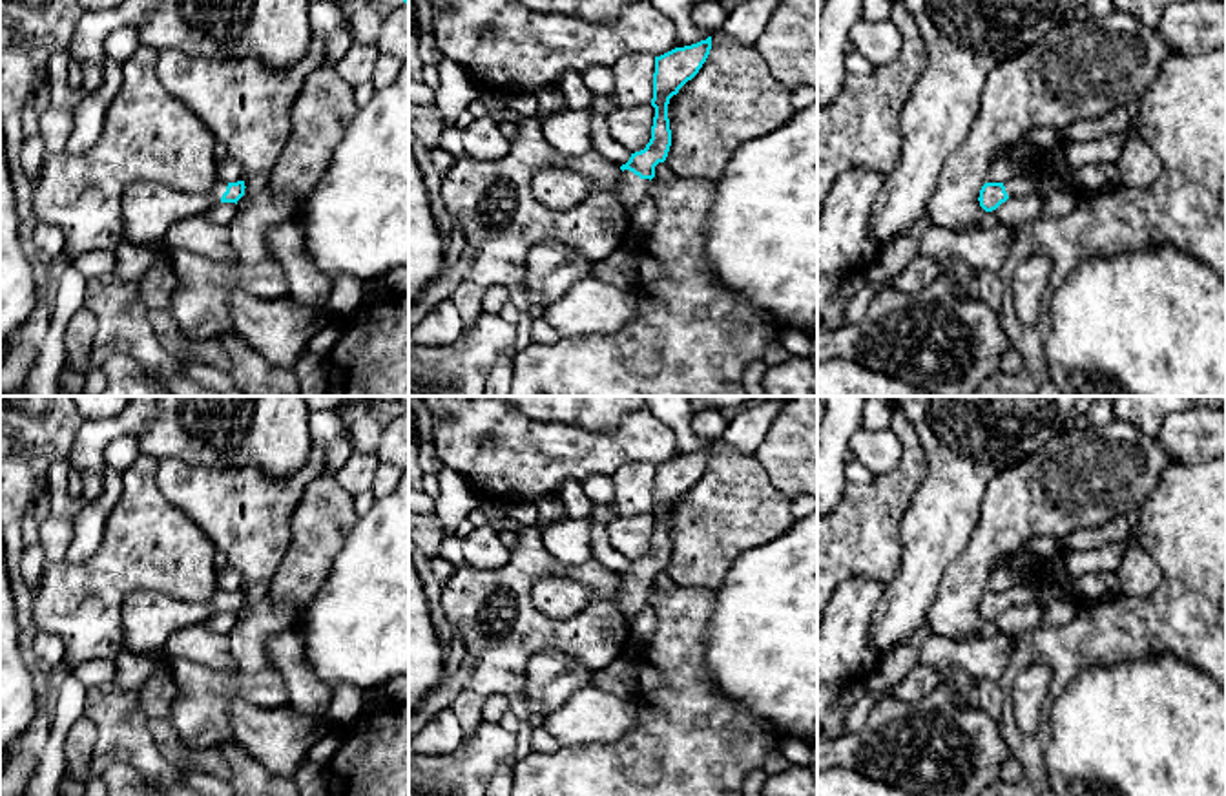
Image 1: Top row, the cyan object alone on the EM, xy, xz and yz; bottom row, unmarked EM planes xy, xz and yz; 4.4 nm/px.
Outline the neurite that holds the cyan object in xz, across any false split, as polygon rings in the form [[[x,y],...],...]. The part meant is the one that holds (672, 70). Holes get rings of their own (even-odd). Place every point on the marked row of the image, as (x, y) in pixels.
[[[712,37],[655,57],[651,99],[655,117],[651,139],[644,150],[631,153],[629,161],[620,166],[622,175],[615,184],[617,195],[629,212],[648,195],[648,184],[655,177],[655,166],[664,162],[668,157],[671,146],[668,119],[670,99],[699,73],[710,55],[710,49]]]

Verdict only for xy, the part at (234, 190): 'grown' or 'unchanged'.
grown

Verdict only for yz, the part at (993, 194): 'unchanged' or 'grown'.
grown

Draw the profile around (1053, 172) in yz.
[[[1062,146],[1042,152],[1038,172],[1033,175],[1036,190],[1020,197],[1011,197],[994,212],[998,225],[1014,226],[1038,215],[1044,208],[1045,197],[1055,190],[1069,184],[1073,168],[1065,161]]]

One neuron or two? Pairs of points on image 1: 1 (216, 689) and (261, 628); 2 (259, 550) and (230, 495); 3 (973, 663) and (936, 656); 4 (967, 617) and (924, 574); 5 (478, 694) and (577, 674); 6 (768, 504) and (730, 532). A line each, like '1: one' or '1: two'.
1: one
2: one
3: one
4: two
5: two
6: one

